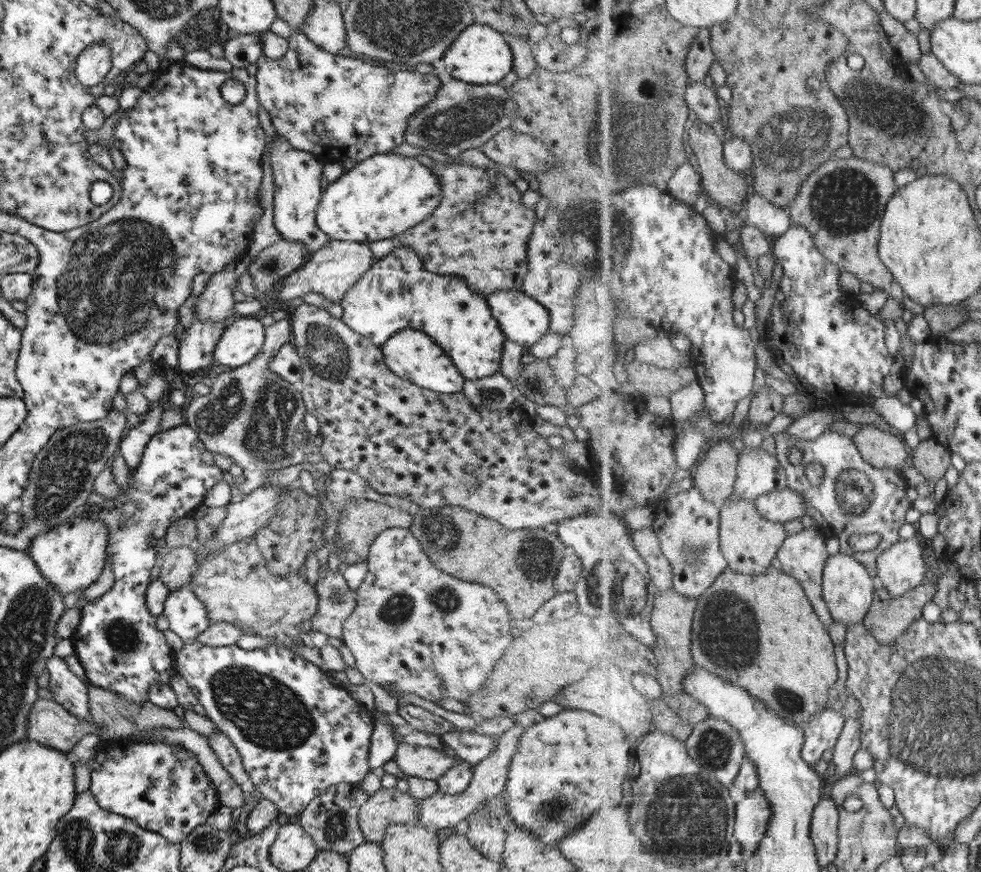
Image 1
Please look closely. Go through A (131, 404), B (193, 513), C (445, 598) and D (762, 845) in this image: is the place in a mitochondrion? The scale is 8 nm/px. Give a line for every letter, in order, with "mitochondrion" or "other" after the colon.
A: other
B: other
C: mitochondrion
D: other

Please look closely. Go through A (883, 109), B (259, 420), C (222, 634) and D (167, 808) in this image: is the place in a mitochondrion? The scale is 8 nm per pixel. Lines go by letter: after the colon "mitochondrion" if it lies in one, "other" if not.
A: mitochondrion
B: mitochondrion
C: other
D: other

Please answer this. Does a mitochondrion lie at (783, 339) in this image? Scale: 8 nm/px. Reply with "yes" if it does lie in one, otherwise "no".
no

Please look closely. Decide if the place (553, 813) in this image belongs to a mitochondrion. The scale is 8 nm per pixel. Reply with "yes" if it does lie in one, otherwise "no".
yes

